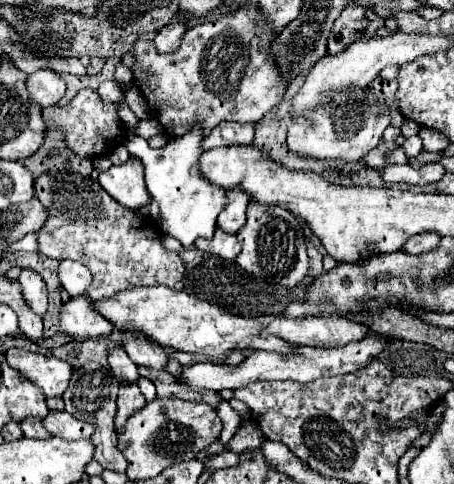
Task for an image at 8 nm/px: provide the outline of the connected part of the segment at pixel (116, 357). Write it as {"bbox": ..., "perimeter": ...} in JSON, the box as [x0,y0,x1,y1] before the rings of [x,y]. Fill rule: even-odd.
{"bbox":[108,348,140,386],"perimeter":[[[112,348],[108,352],[108,364],[116,376],[116,380],[126,386],[126,384],[136,384],[140,374],[138,374],[138,366],[130,360],[130,356],[126,354],[124,348]]]}

